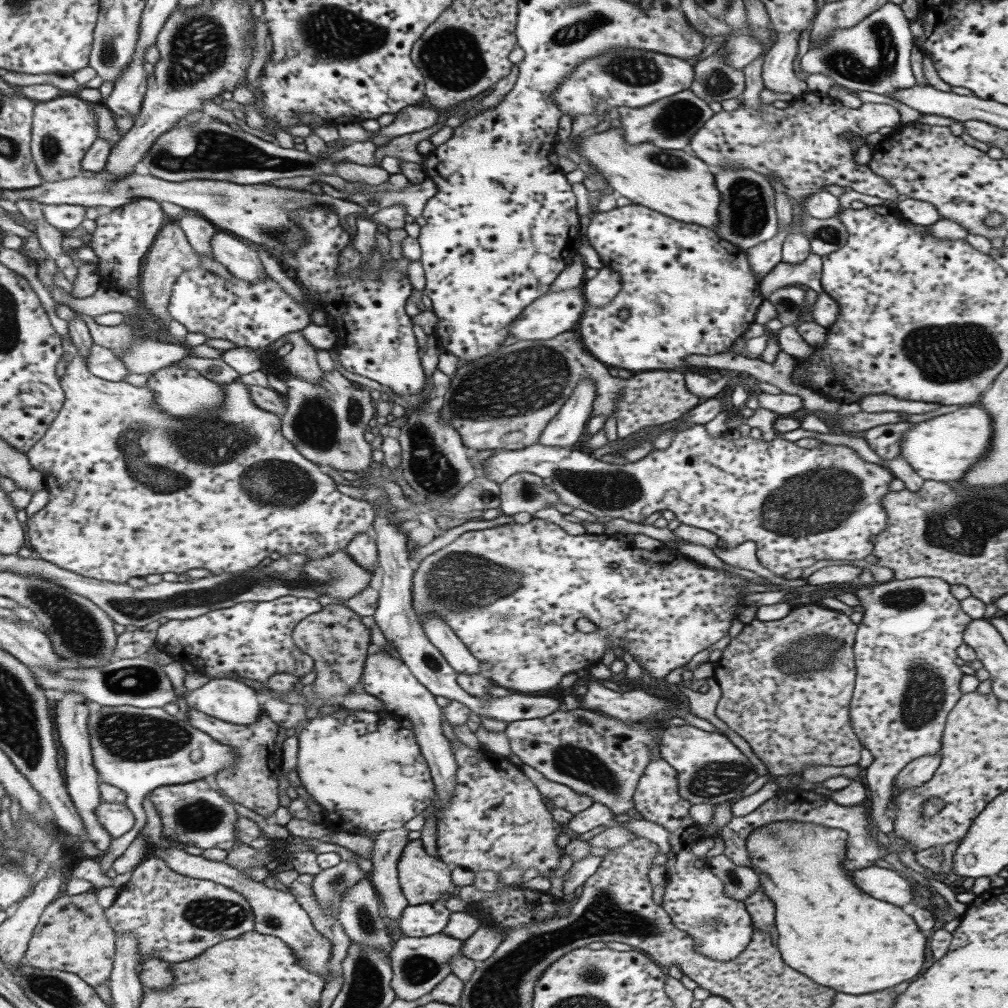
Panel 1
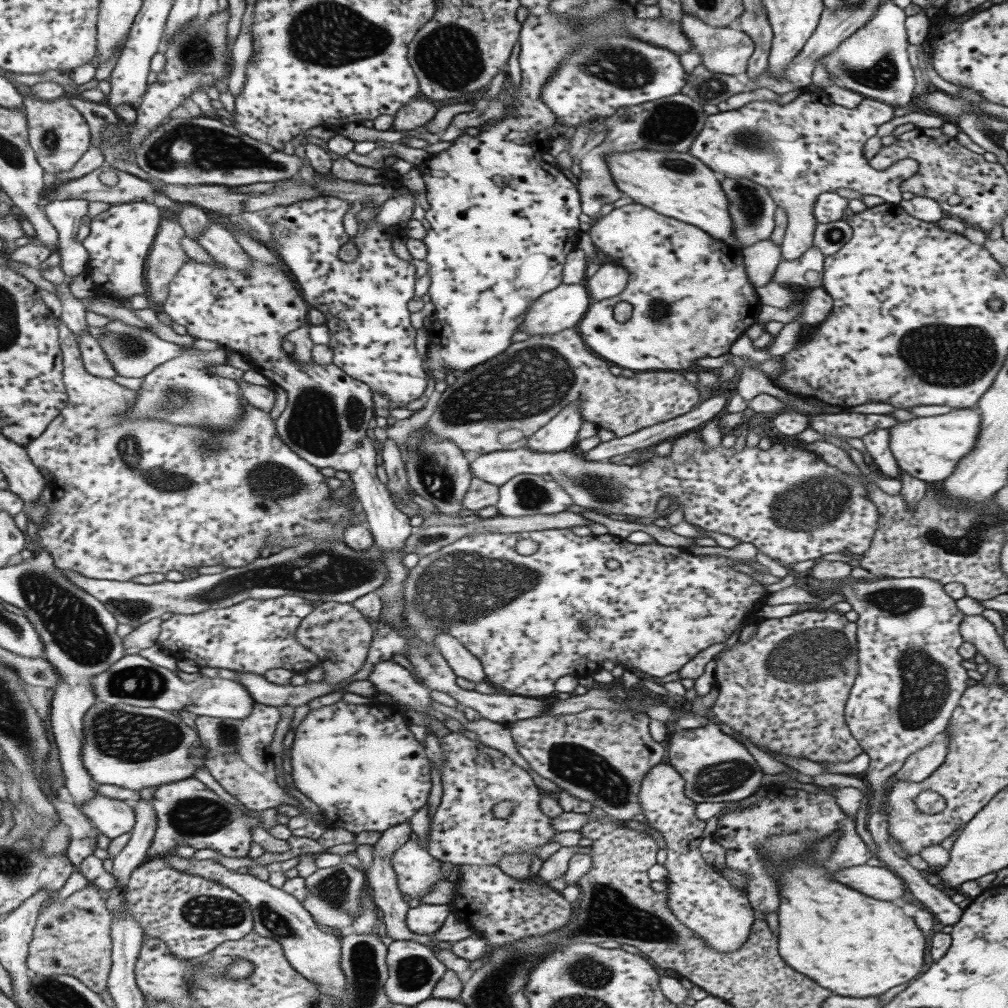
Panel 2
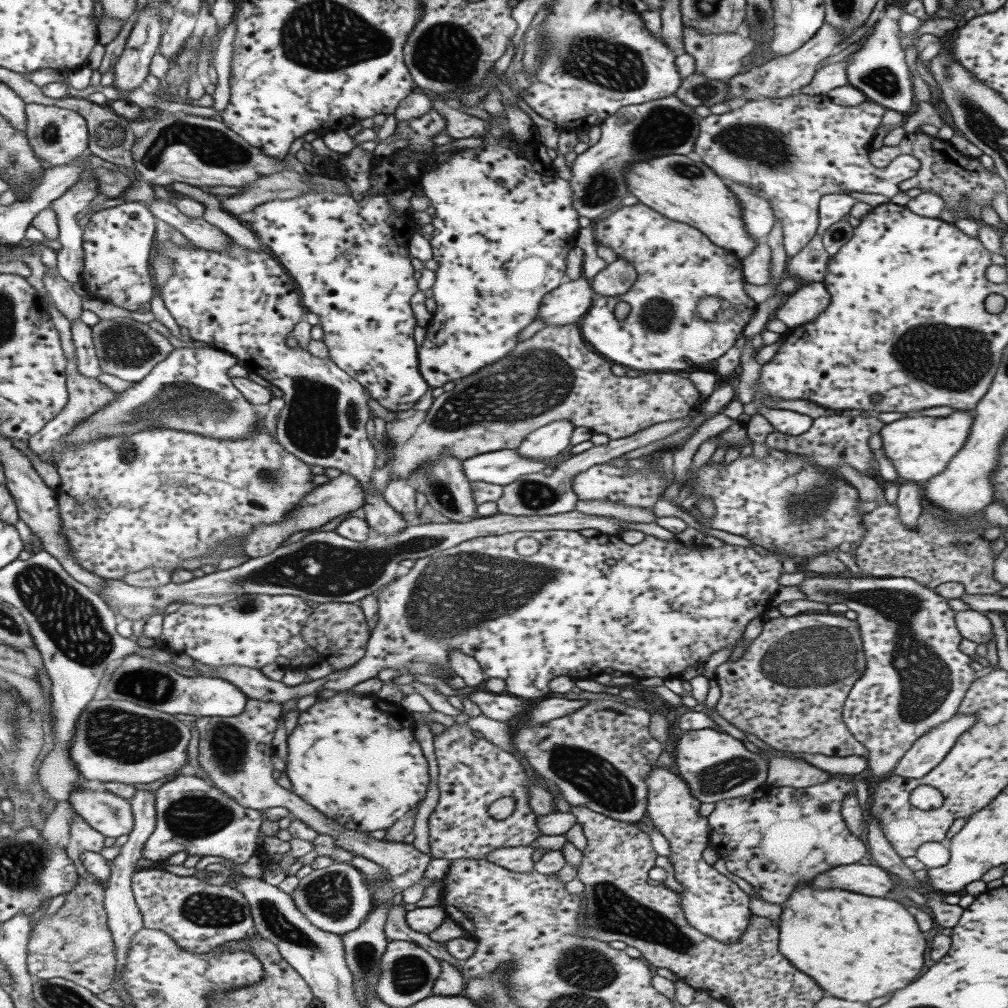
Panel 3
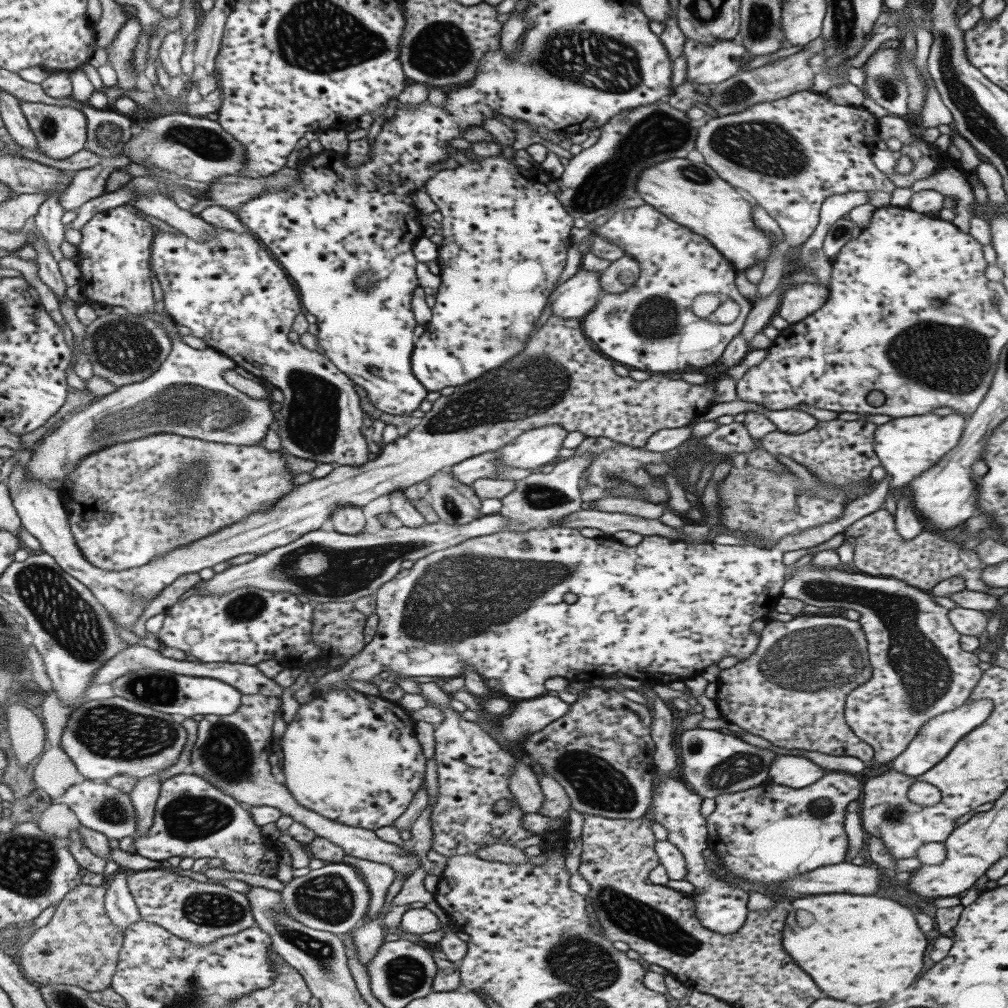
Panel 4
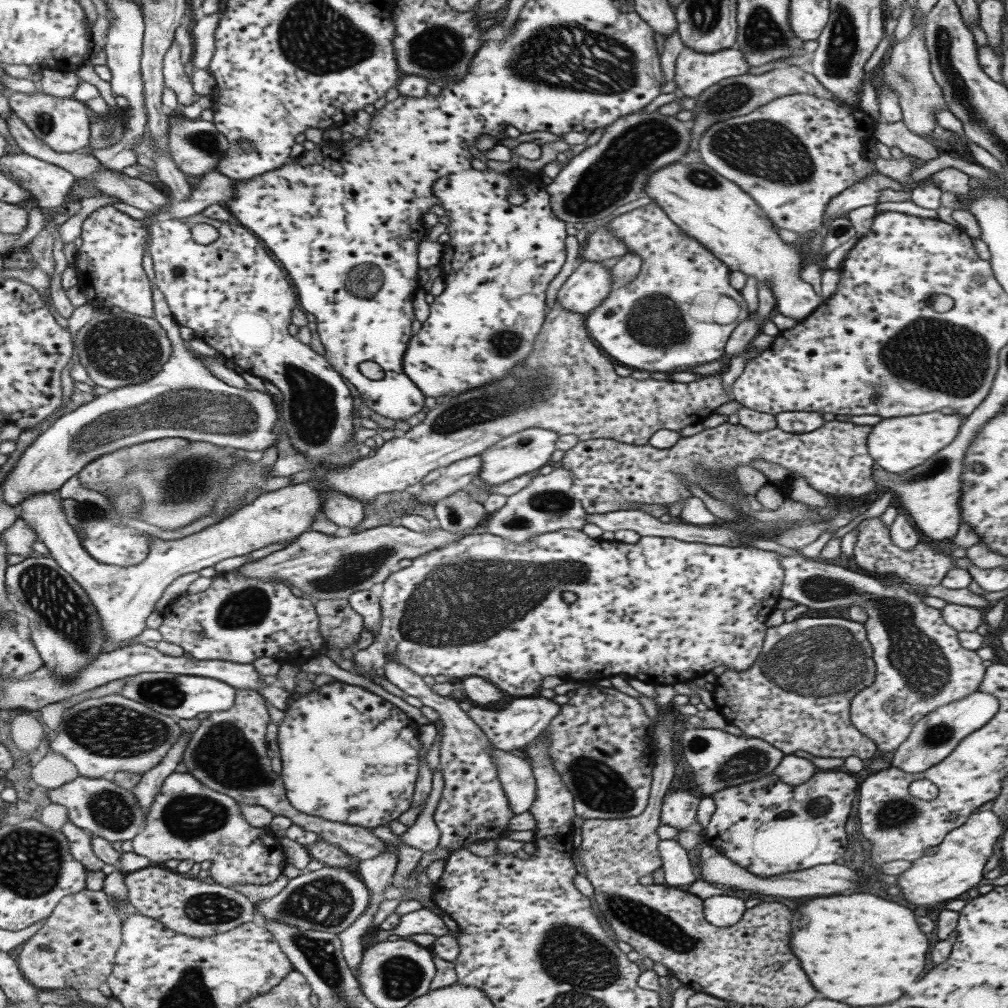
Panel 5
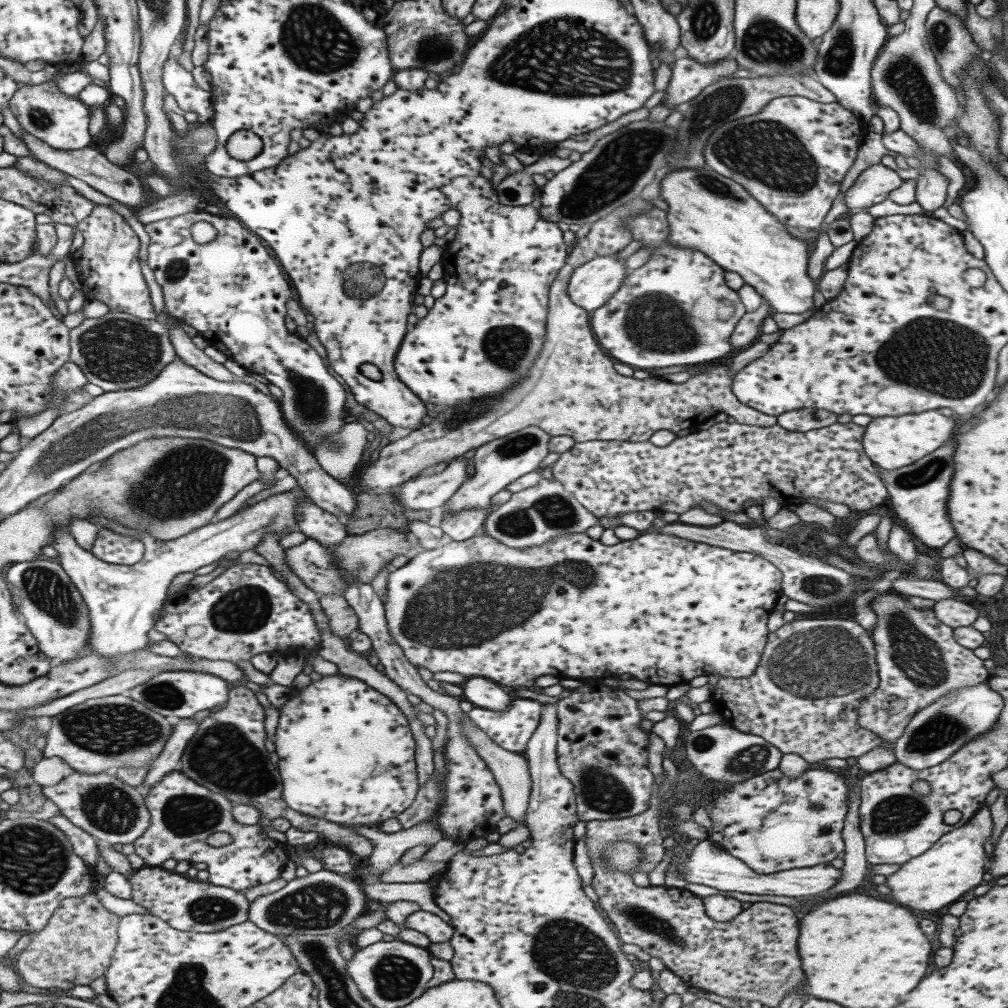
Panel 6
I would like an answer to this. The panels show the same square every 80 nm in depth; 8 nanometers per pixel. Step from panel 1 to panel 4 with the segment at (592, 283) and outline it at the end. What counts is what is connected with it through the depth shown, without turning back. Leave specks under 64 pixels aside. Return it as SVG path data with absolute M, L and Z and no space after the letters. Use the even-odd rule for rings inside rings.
M624 255L600 272L598 284L604 293L619 294L625 292L635 282L638 274L638 262L630 256Z

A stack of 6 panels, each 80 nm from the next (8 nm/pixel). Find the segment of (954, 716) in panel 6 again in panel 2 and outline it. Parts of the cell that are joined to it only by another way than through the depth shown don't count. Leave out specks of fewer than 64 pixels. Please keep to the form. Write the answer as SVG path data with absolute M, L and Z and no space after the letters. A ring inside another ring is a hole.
M944 732L937 734L925 748L910 754L902 767L894 774L893 779L905 782L921 782L925 780L944 761L948 736Z

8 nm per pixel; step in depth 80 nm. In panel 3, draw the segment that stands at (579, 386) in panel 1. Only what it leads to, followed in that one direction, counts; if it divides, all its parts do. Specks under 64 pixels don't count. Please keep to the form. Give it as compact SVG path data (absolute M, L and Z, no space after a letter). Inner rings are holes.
M565 419L544 424L527 434L513 452L517 452L521 458L537 462L557 458L569 449L573 430L573 423Z

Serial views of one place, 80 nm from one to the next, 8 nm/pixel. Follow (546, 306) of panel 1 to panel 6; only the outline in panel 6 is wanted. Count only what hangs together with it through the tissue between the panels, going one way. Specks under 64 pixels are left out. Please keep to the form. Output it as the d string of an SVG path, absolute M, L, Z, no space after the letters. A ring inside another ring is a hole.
M597 256L573 269L566 293L573 304L589 313L611 298L625 276L624 258Z

